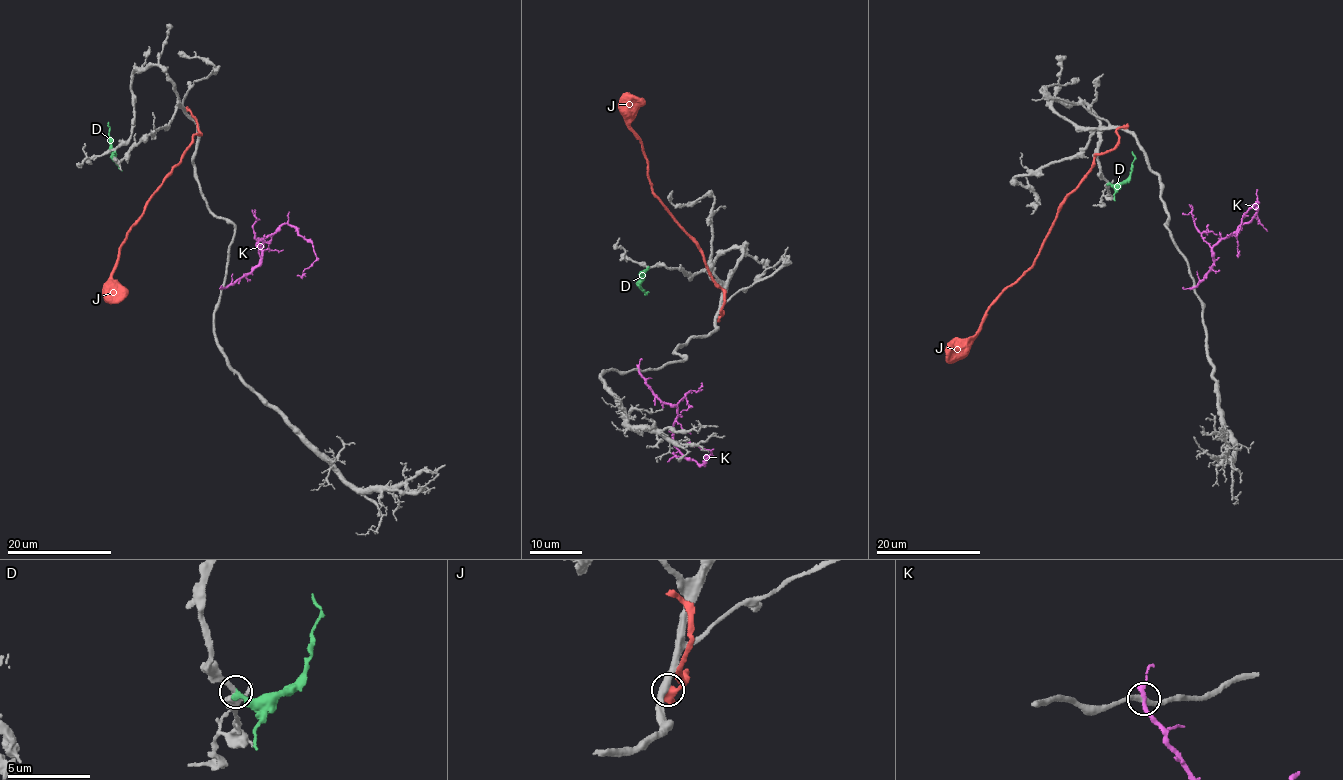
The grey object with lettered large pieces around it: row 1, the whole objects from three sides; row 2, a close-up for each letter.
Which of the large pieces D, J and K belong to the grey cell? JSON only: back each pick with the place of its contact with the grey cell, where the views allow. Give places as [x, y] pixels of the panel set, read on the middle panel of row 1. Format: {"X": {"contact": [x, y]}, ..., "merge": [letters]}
{"D": {"contact": [648, 268]}, "merge": ["D"]}

